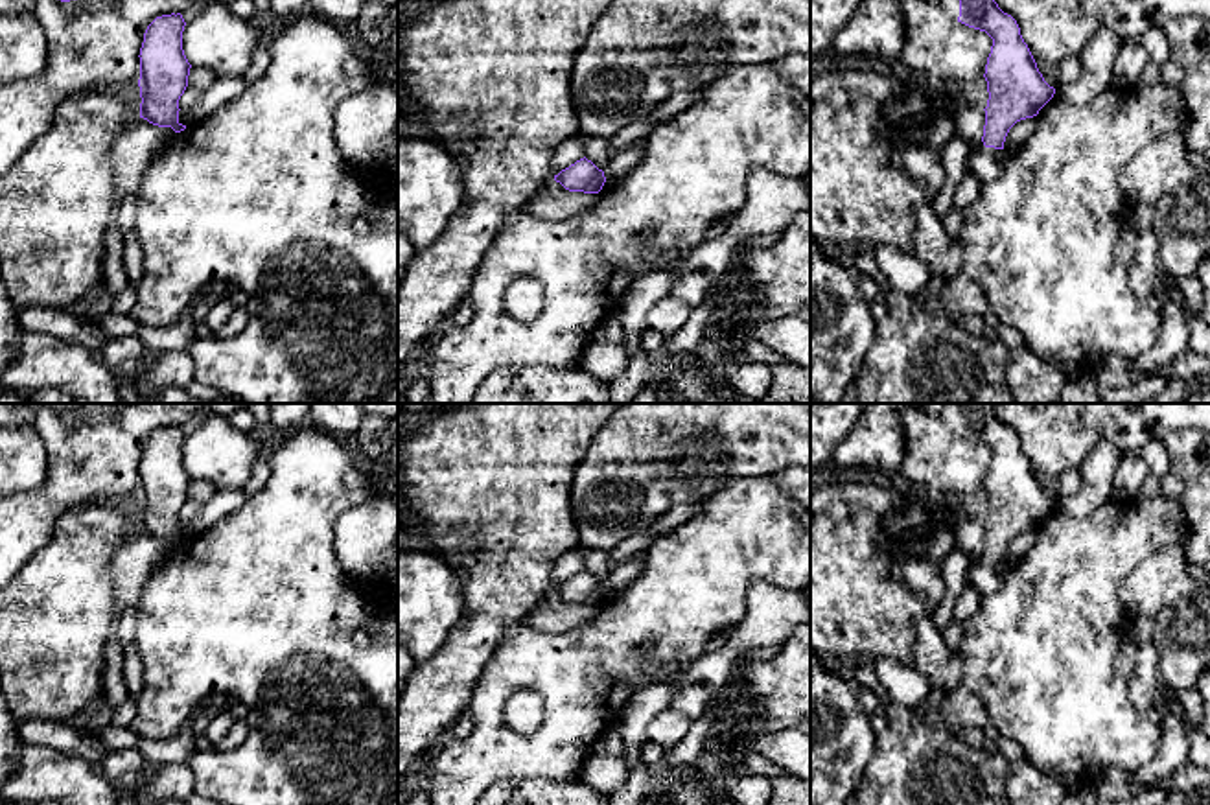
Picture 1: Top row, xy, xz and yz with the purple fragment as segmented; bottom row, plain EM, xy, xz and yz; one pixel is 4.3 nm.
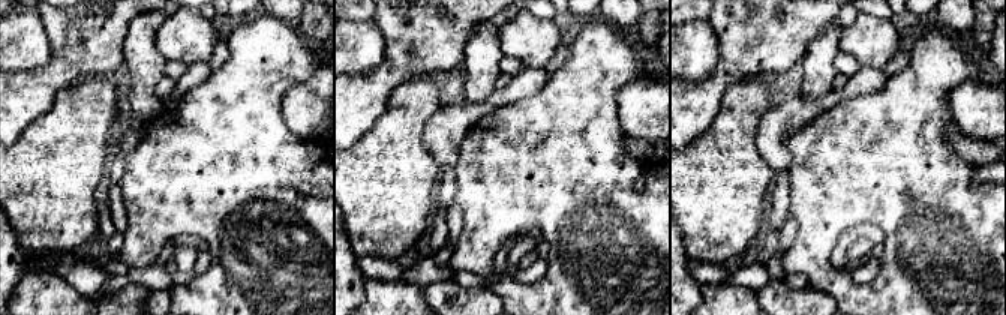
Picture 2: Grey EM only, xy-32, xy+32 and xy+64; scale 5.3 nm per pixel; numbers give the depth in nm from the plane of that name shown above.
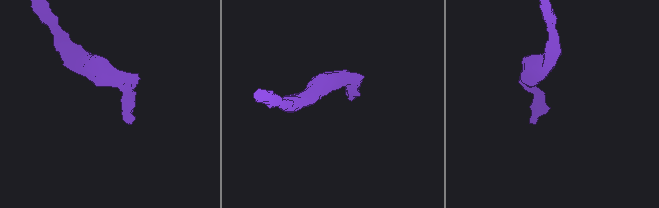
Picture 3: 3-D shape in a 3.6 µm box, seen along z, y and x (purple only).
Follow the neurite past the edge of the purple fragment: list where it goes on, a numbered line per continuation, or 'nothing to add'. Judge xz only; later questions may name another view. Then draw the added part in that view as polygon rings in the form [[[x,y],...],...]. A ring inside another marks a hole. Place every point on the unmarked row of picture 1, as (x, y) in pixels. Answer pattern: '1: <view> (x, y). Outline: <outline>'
nothing to add

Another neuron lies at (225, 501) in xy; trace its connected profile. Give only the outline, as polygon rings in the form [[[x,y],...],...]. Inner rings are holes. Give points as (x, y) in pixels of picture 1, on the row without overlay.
[[[219,488],[215,494],[203,503],[199,514],[186,523],[179,523],[179,536],[192,538],[195,534],[206,532],[217,523],[238,512],[247,501],[243,488]]]

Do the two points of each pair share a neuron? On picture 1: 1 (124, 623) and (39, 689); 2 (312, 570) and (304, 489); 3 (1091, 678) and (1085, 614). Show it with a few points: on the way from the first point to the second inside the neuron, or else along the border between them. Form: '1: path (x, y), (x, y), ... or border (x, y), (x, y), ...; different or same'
1: border (120, 610), (111, 630); different
2: path (304, 549), (304, 509); same
3: path (1085, 662), (1085, 630); same

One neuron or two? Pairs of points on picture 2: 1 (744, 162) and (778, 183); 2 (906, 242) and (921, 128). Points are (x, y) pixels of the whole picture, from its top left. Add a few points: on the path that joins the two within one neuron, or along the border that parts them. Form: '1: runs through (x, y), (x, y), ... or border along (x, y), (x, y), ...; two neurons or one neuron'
1: border along (775, 174), (765, 215); two neurons
2: runs through (913, 213), (913, 156); one neuron

